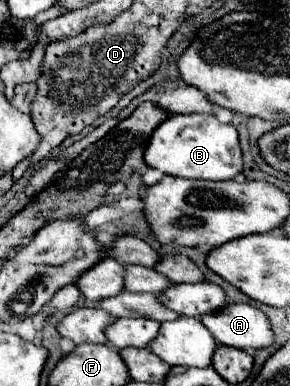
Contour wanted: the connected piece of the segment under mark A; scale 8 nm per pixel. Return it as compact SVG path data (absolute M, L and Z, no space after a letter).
M228 304L200 320L220 346L260 350L274 344L274 330L268 316L250 304Z

